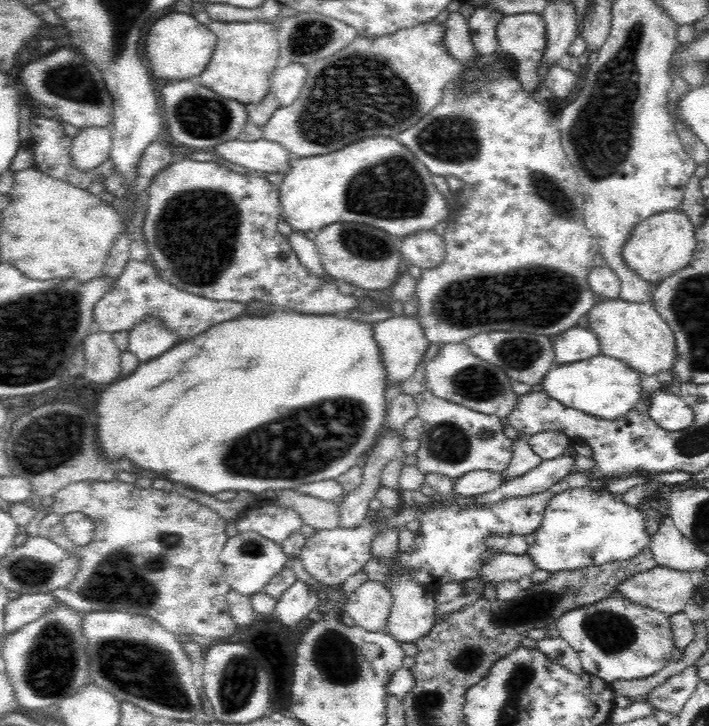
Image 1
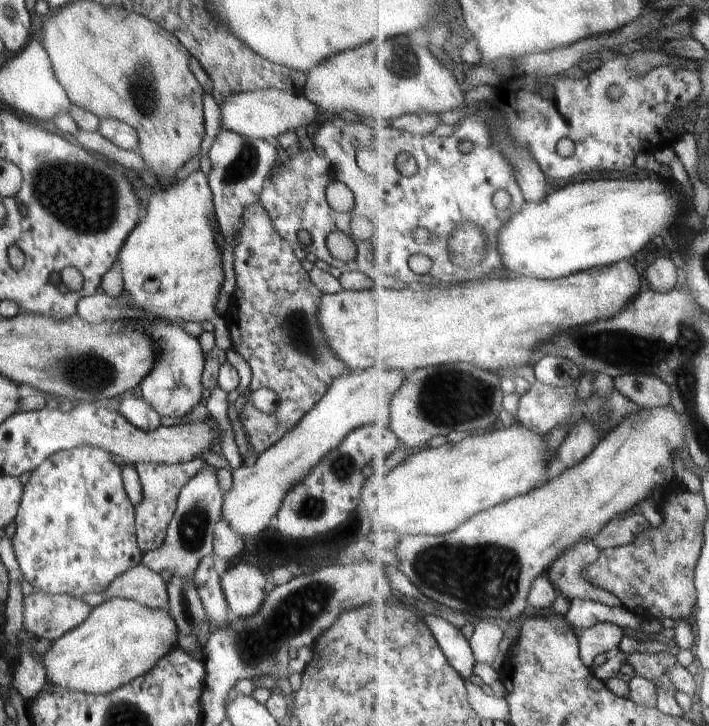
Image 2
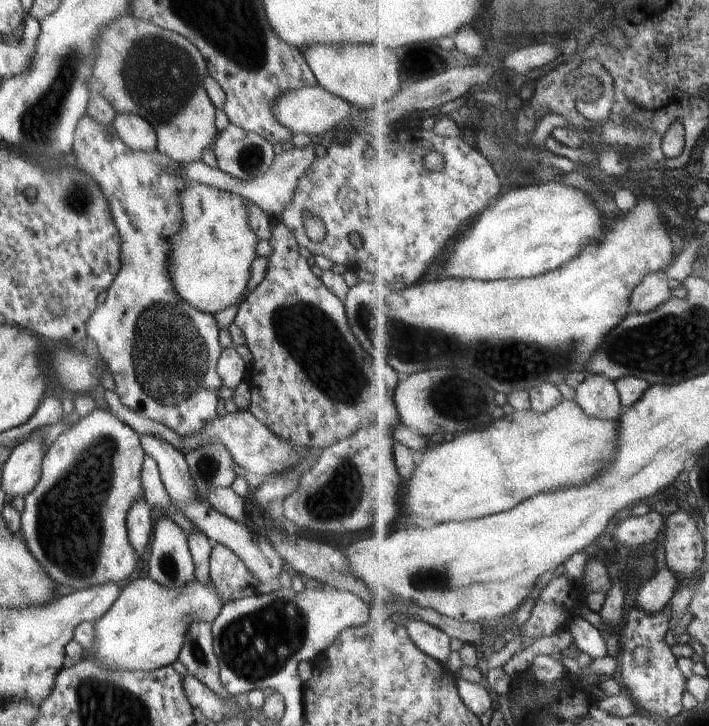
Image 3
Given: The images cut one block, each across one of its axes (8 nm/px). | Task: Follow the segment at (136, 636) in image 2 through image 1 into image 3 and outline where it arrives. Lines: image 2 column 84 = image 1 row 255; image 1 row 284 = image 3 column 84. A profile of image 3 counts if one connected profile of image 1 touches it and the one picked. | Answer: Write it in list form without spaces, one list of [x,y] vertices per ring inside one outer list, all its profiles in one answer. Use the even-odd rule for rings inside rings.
[[[150,577],[138,578],[121,589],[114,604],[98,620],[95,620],[95,645],[84,656],[94,659],[100,667],[107,669],[124,669],[129,671],[153,671],[157,668],[171,666],[179,660],[179,654],[188,629],[192,623],[202,621],[212,624],[224,606],[216,587],[207,585],[198,579],[187,582],[181,587],[165,587]]]

